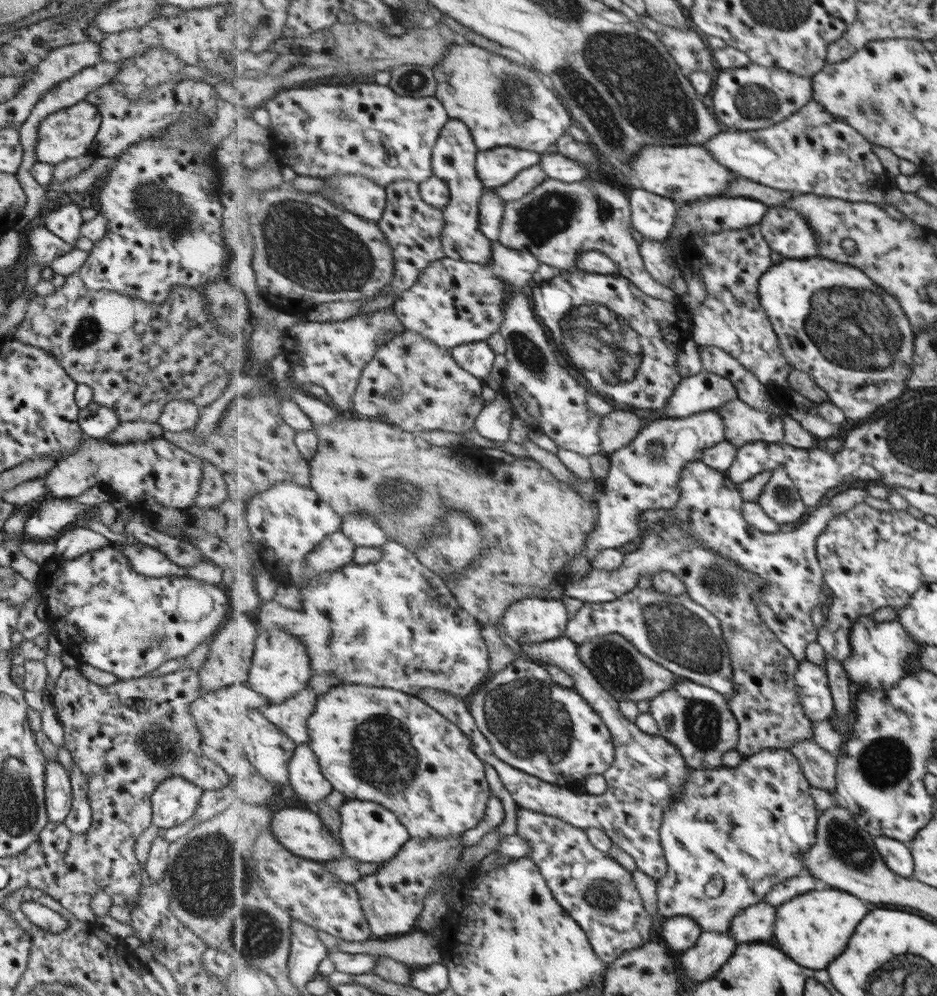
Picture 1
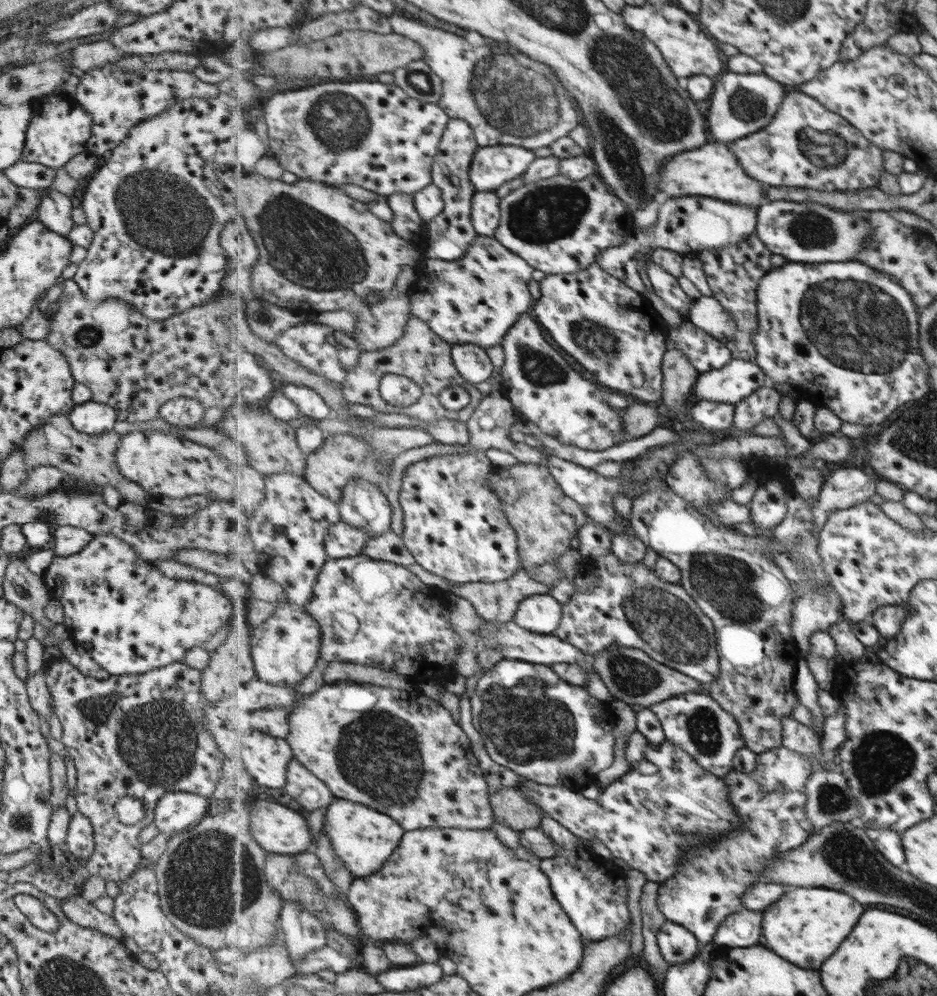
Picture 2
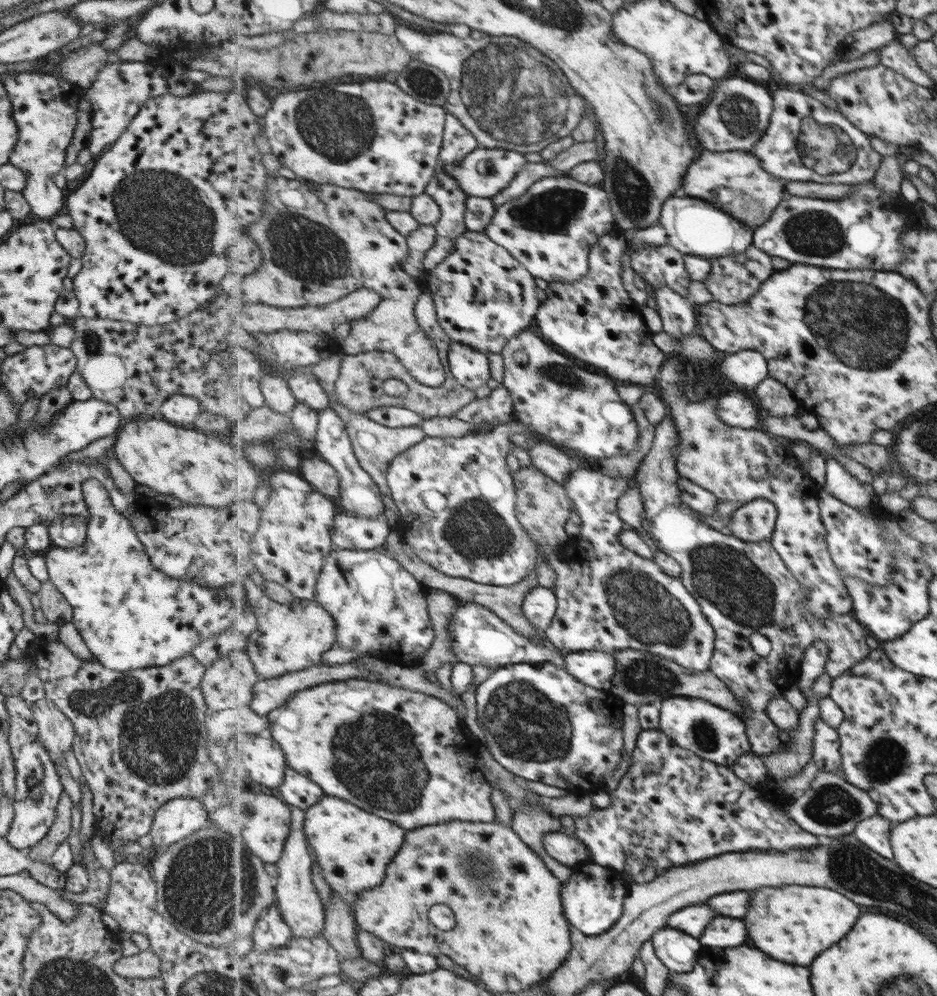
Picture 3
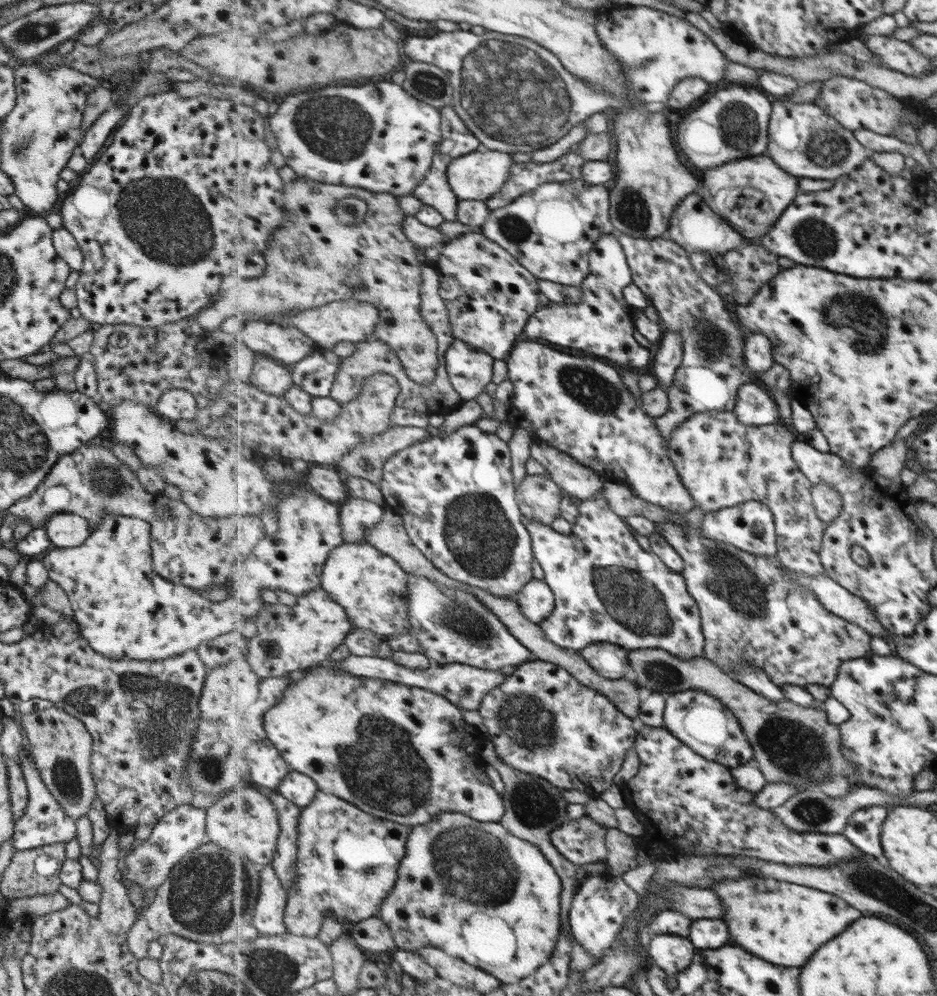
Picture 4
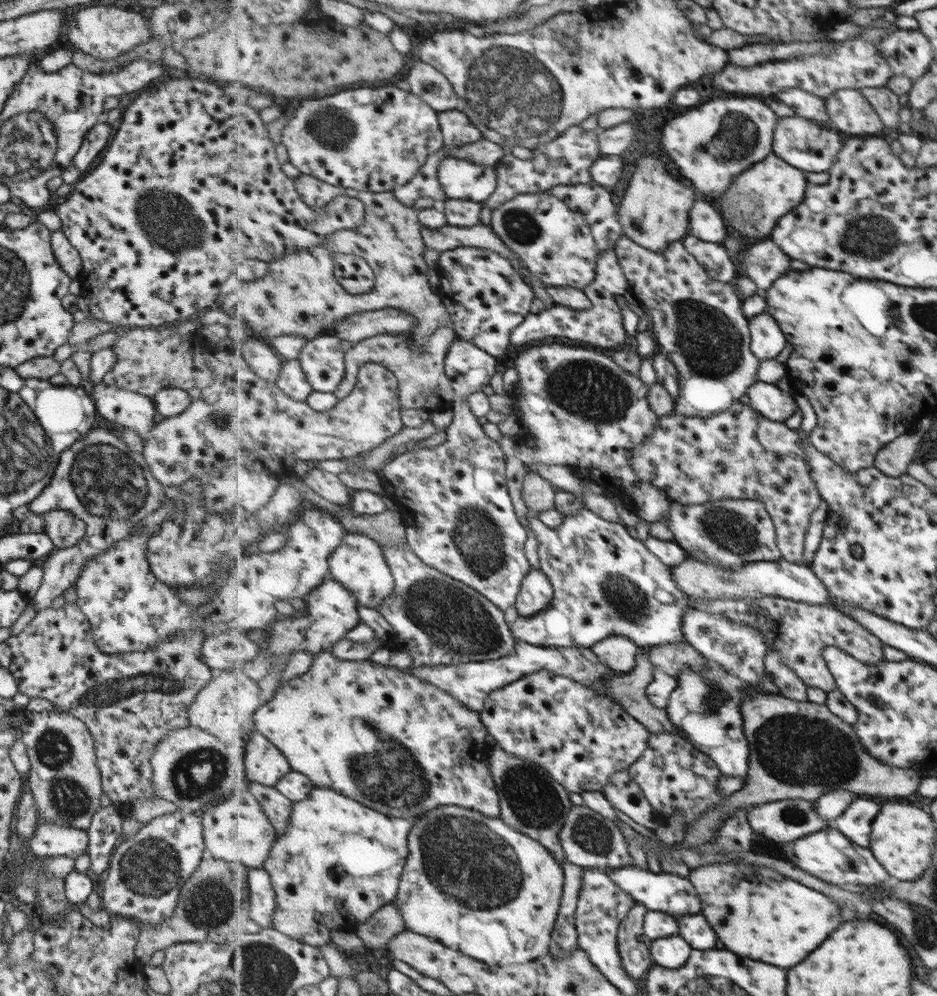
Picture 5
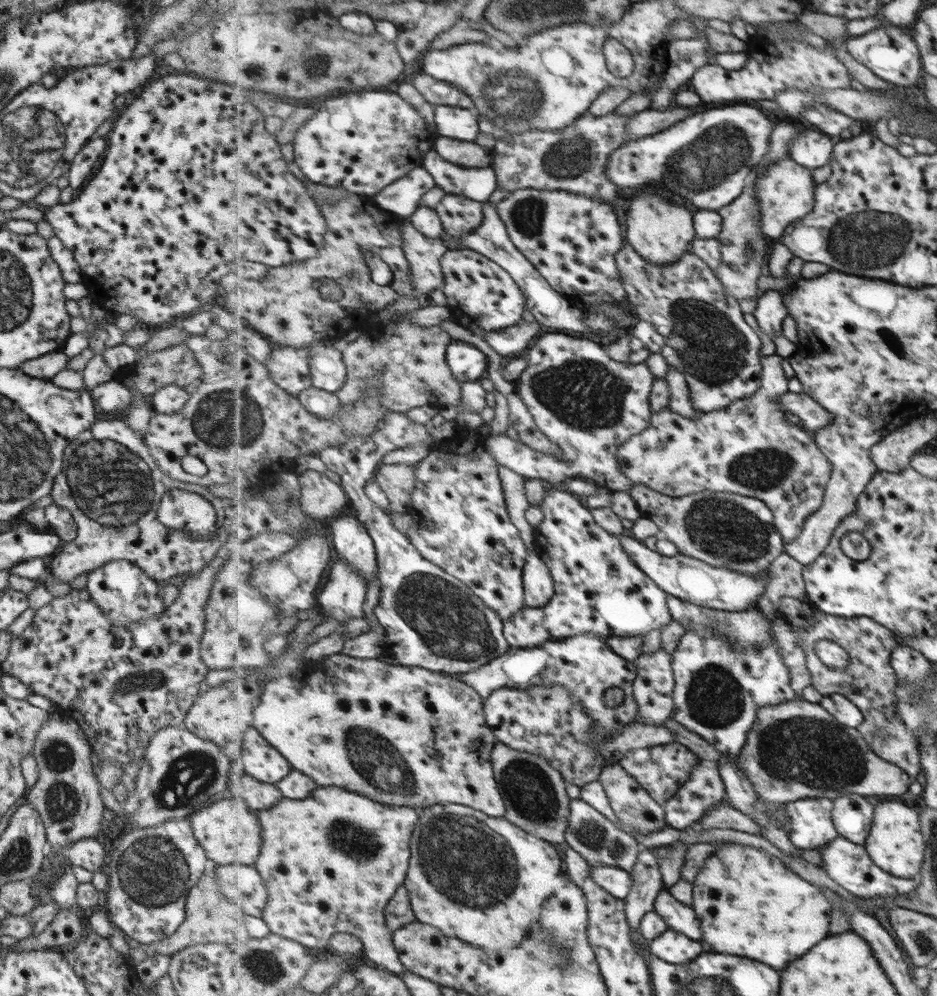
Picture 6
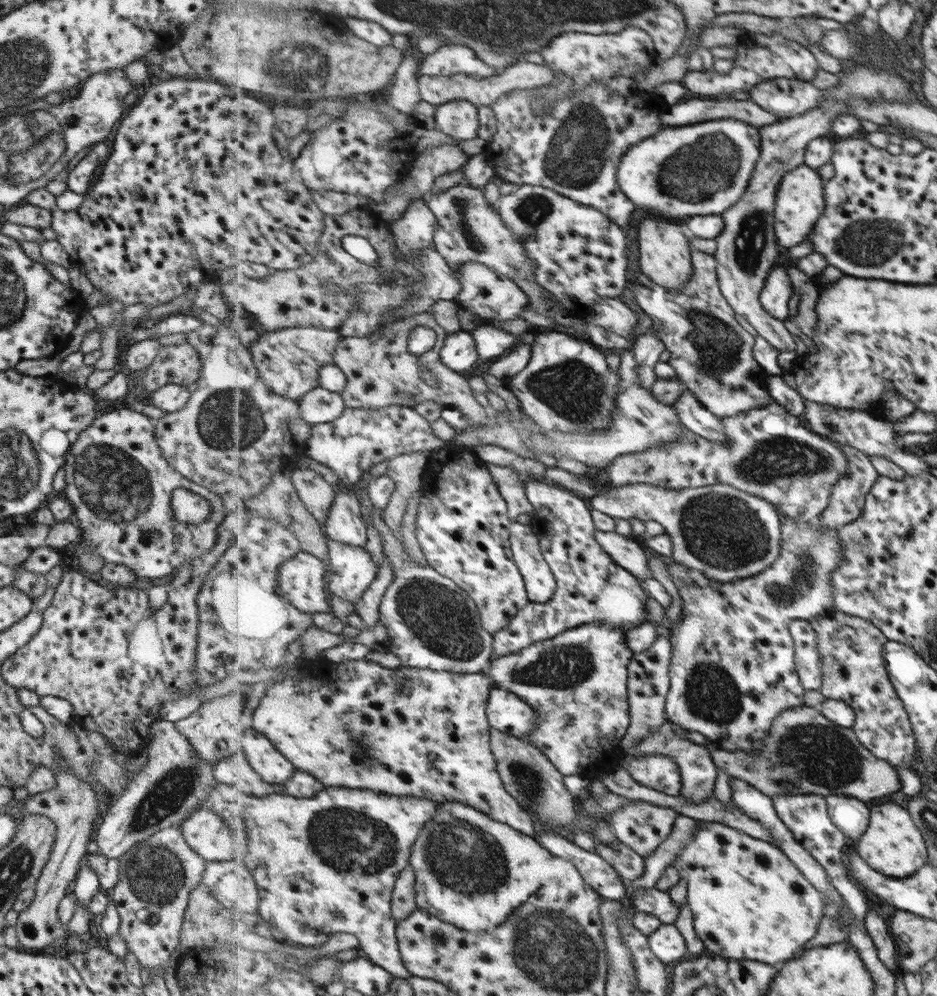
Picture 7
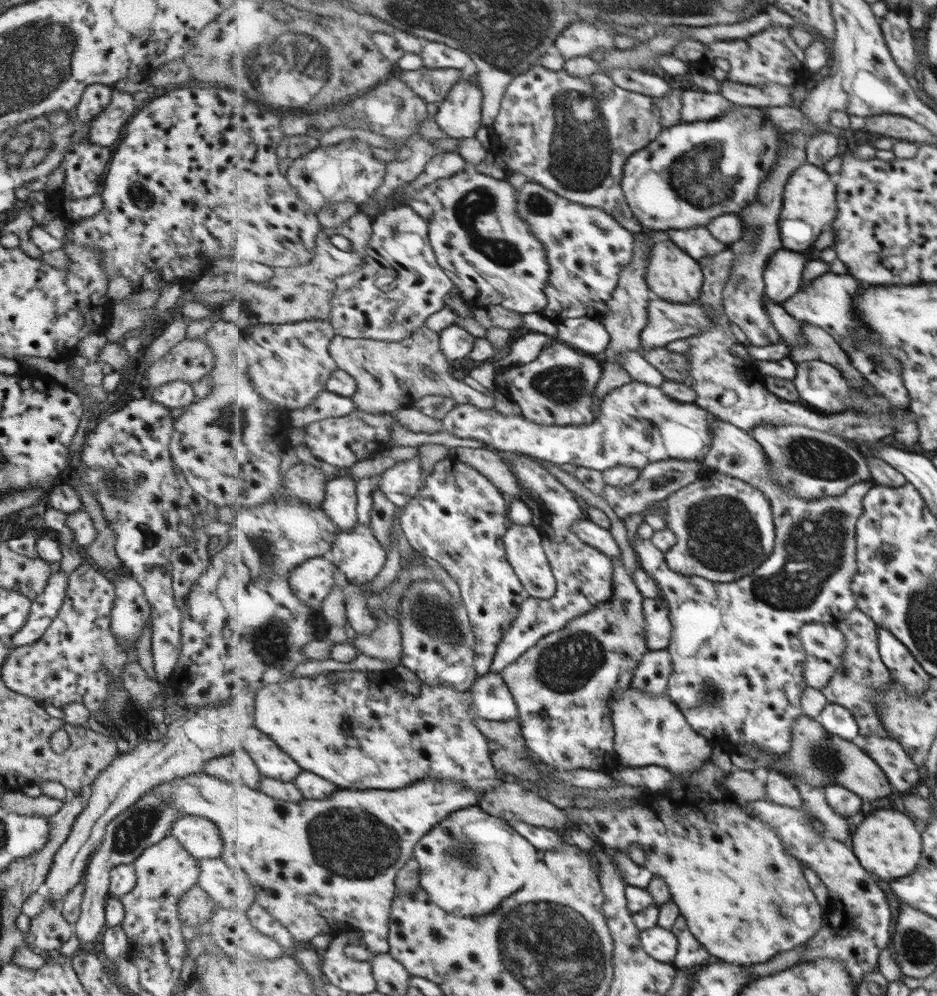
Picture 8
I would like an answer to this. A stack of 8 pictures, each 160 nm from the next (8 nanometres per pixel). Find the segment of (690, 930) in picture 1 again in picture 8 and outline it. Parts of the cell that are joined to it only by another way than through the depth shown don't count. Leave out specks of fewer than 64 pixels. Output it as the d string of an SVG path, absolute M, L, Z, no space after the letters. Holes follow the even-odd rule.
M661 925L641 932L641 946L657 960L672 963L679 950L679 940L672 930L667 930Z

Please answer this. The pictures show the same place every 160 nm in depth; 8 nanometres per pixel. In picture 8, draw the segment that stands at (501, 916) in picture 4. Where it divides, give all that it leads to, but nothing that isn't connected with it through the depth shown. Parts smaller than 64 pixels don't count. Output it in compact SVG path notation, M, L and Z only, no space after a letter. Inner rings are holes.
M469 806L463 808L461 811L453 812L452 815L443 820L440 824L437 824L433 830L425 835L424 839L417 844L416 850L414 851L415 857L413 859L417 860L420 865L420 886L427 891L432 902L437 906L444 908L447 912L451 912L457 916L483 916L485 914L491 914L494 910L497 910L505 899L519 892L525 884L527 884L533 866L539 862L539 852L540 849L533 846L527 838L524 838L519 832L517 832L510 822L505 821L502 818L491 816L491 814L488 814L479 806Z

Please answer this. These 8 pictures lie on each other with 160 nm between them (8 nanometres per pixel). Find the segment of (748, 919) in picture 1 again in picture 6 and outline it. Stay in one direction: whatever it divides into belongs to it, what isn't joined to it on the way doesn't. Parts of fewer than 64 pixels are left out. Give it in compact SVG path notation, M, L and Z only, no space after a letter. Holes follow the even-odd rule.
M667 889L656 898L655 911L666 920L669 929L703 942L702 924L695 909L677 900Z

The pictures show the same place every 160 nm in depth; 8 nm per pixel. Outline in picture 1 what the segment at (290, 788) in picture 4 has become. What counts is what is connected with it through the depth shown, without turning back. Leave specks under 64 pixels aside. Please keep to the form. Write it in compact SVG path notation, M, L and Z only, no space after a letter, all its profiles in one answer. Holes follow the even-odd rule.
M307 744L298 745L290 767L290 784L298 798L315 806L333 792L334 786L324 776L319 757Z

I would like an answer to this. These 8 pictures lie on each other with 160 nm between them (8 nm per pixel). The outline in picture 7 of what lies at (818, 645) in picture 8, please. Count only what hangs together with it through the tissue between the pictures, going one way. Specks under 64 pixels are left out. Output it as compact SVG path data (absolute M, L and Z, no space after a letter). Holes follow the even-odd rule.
M801 619L792 620L789 628L796 641L797 674L806 690L819 691L823 684L823 672L817 630L810 621Z

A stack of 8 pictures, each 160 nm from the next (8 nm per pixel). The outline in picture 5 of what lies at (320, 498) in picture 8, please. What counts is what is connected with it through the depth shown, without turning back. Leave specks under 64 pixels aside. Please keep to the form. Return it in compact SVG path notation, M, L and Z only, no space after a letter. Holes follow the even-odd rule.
M315 467L307 474L301 474L302 480L316 494L335 504L351 504L353 491L345 486L339 476Z

